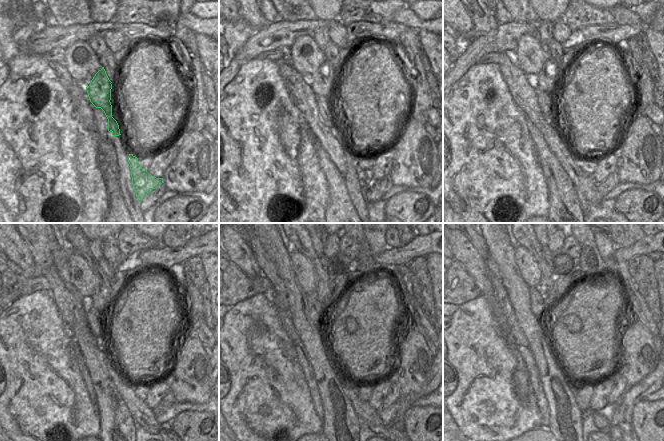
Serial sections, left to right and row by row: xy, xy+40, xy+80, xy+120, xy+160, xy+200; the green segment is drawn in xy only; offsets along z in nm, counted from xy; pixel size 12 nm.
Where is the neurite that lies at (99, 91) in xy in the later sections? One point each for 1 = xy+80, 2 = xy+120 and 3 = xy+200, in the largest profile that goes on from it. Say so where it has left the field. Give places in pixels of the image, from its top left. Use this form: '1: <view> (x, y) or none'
1: xy+80 (549, 75)
2: xy+120 (101, 298)
3: xy+200 (531, 243)

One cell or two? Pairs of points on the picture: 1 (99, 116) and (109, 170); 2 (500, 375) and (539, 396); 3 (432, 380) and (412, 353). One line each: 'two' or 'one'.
1: one
2: two
3: two

